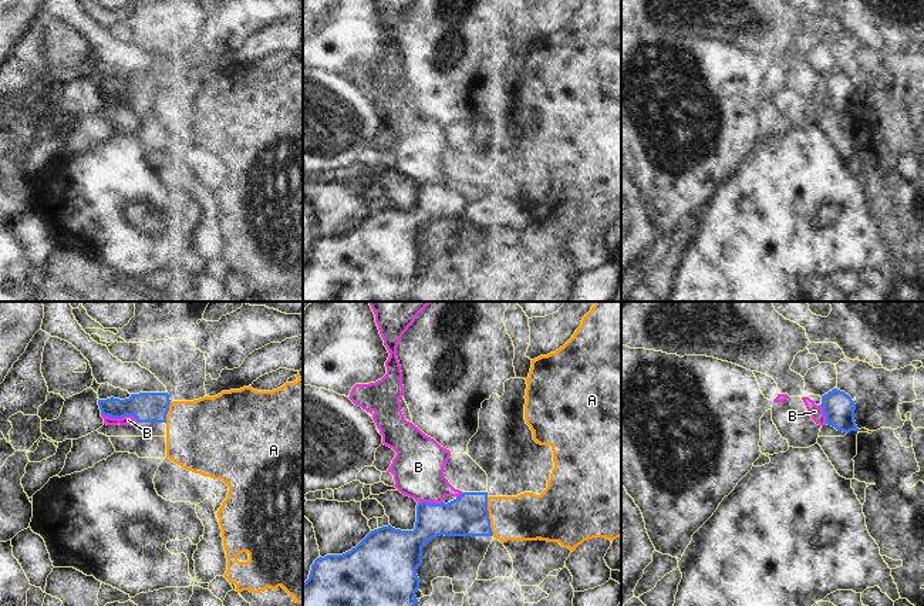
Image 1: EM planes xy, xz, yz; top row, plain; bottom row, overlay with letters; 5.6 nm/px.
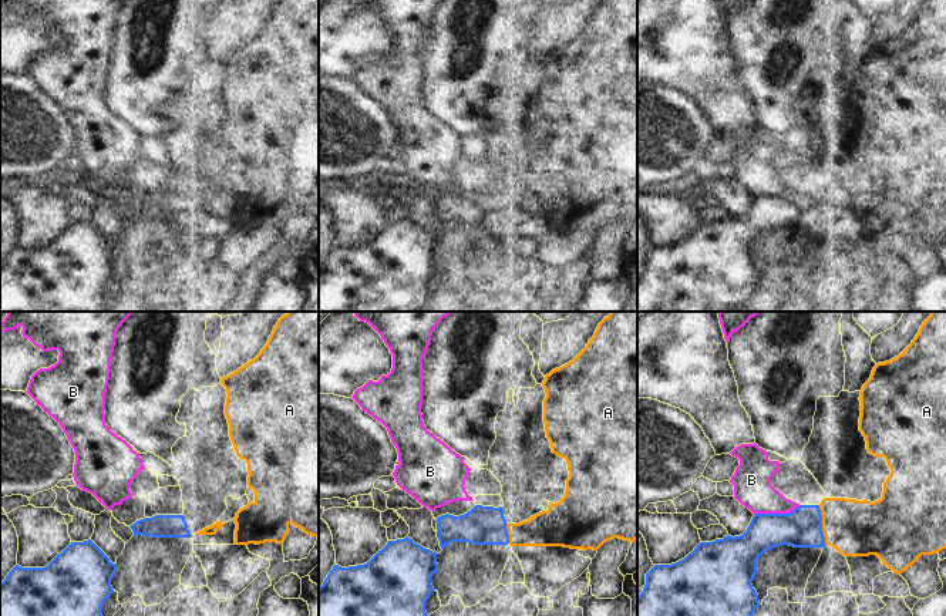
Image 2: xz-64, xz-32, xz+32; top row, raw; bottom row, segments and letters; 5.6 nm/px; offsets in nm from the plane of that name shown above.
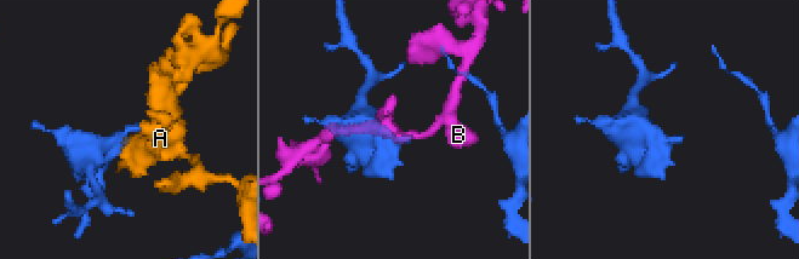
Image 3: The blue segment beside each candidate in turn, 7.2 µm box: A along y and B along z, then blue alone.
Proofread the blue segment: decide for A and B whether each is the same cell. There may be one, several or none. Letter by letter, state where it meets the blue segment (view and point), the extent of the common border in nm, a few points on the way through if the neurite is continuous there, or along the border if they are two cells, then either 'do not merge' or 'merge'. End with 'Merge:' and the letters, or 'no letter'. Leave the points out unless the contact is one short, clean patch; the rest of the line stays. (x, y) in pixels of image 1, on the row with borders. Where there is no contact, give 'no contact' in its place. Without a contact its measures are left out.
A: xz (488, 517) | 220 nm | do not merge
B: xy (120, 417) | 220 nm | along xy (101, 413), (110, 417), (132, 416), (138, 421) | do not merge
Merge: no letter

